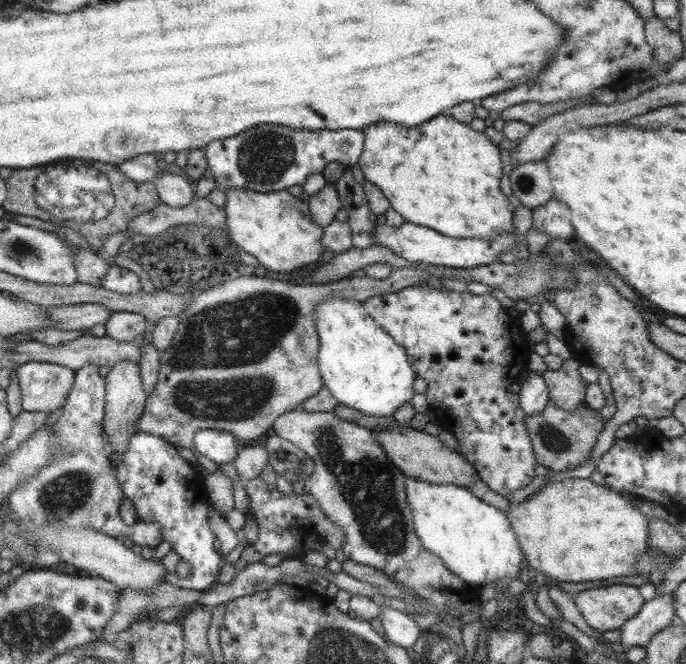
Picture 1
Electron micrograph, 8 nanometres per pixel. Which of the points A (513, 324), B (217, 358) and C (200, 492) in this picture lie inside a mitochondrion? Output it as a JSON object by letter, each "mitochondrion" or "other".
{"A":"other","B":"mitochondrion","C":"other"}

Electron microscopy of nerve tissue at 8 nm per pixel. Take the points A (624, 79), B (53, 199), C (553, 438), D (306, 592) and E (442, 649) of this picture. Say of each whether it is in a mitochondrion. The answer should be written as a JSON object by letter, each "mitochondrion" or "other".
{"A":"other","B":"mitochondrion","C":"mitochondrion","D":"other","E":"mitochondrion"}

